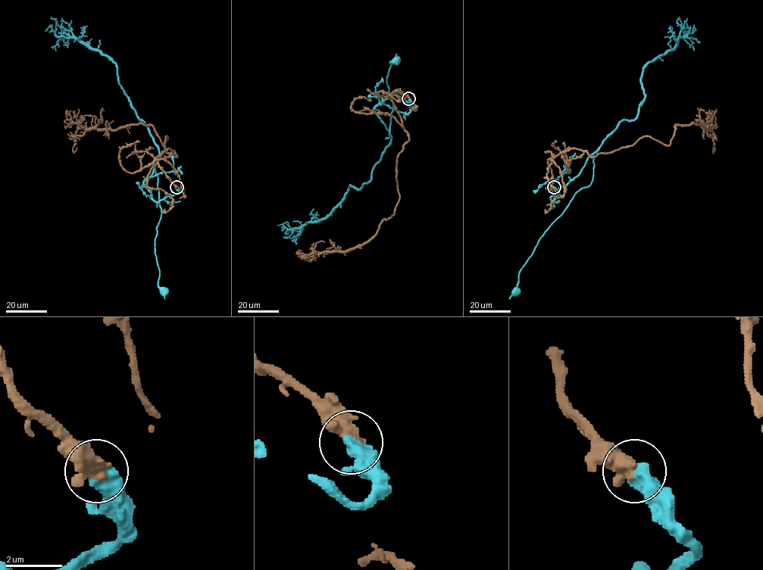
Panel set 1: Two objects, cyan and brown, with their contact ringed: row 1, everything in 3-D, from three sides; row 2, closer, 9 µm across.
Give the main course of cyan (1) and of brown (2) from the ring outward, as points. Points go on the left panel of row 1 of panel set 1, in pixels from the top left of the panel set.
1: (177, 188), (177, 193), (155, 201), (143, 186), (159, 154), (154, 166), (161, 218), (154, 254), (164, 291)
2: (177, 188), (157, 160), (168, 148), (176, 157), (151, 125), (88, 129), (73, 138), (77, 147)

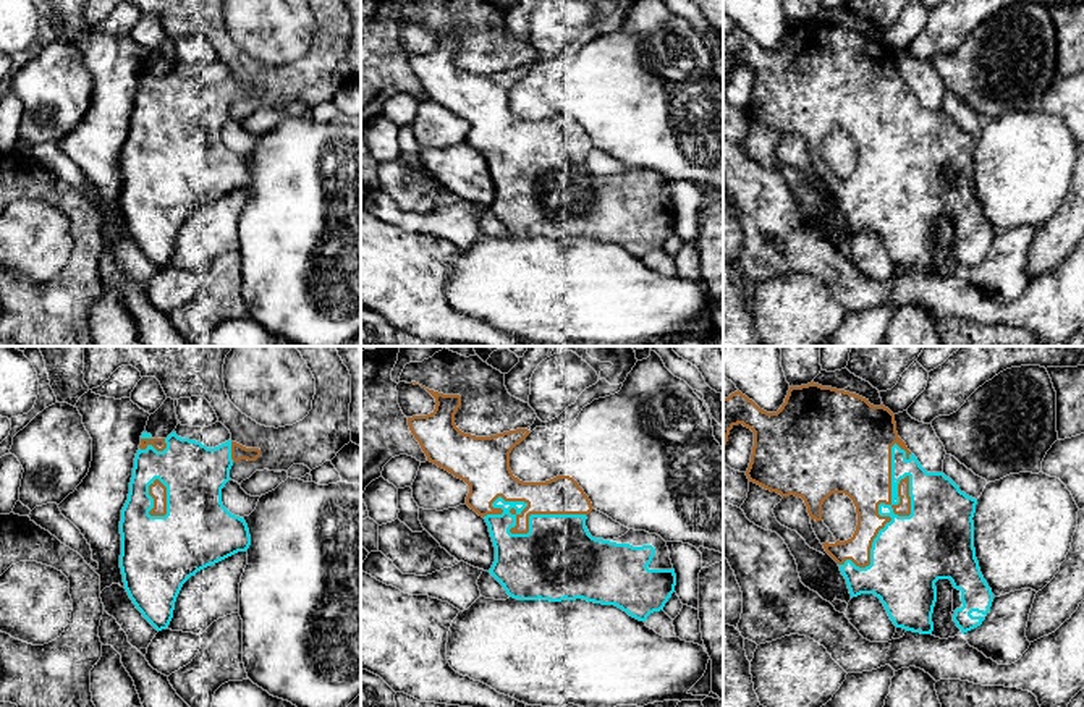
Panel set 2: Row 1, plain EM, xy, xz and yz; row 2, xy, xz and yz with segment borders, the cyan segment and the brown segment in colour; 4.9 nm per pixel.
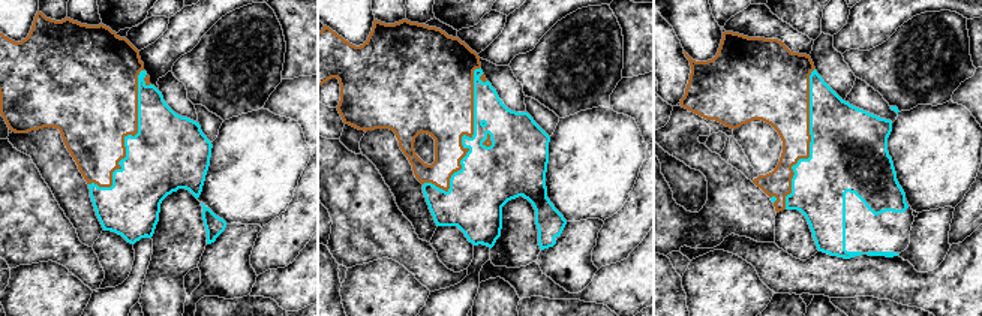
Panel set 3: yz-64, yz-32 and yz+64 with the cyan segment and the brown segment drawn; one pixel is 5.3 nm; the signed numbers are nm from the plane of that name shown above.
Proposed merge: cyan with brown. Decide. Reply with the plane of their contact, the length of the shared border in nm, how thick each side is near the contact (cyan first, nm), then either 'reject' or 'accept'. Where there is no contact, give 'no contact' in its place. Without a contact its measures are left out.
meets cyan in yz; contact 700 nm long; 380 nm thick on the cyan side, 280 nm on the other; reject

